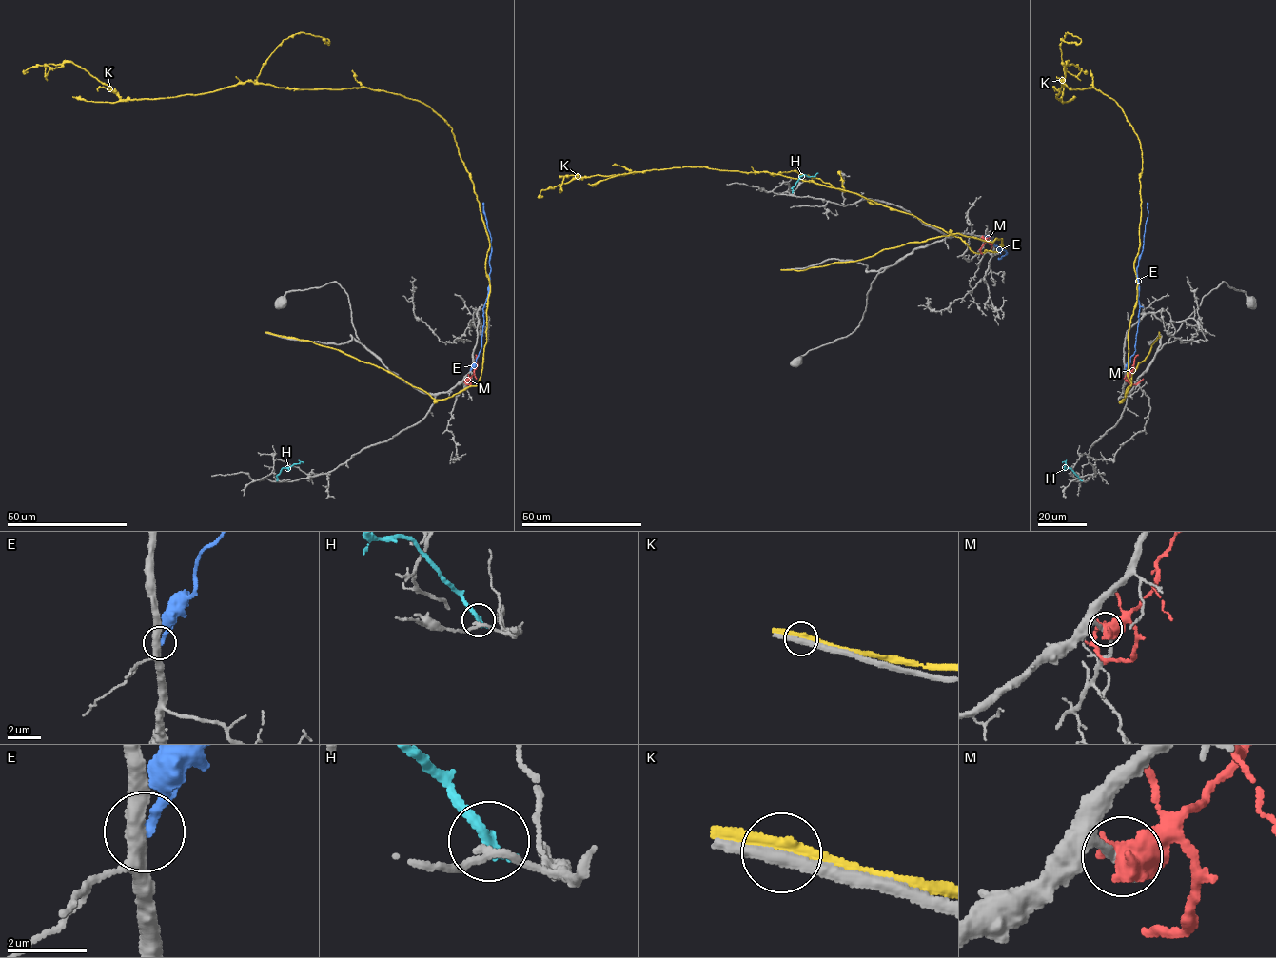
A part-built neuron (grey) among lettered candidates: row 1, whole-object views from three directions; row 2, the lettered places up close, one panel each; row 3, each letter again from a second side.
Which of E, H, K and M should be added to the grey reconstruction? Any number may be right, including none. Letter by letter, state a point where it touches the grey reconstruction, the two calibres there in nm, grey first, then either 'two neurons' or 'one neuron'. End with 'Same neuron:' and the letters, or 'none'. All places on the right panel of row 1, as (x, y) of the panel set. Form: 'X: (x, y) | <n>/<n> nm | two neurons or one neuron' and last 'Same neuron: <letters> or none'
E: (1125, 369) | 340/280 nm | two neurons
H: (1080, 479) | 130/320 nm | two neurons
K: (1159, 333) | 320/280 nm | two neurons
M: (1128, 380) | 200/900 nm | two neurons
Same neuron: none

